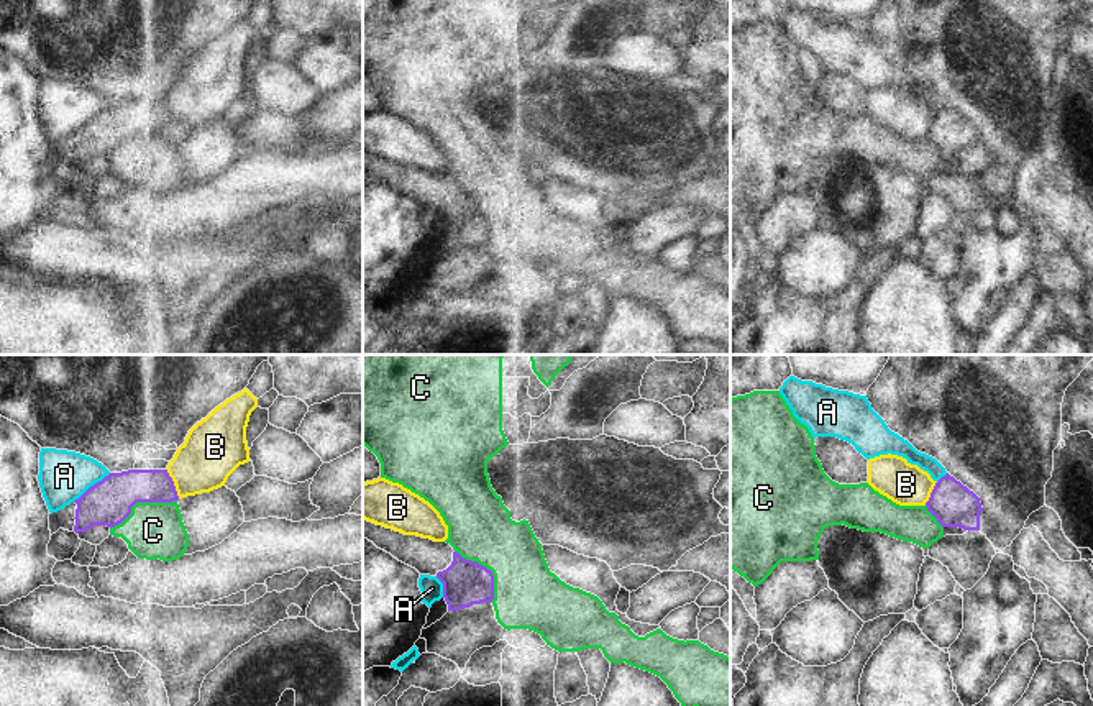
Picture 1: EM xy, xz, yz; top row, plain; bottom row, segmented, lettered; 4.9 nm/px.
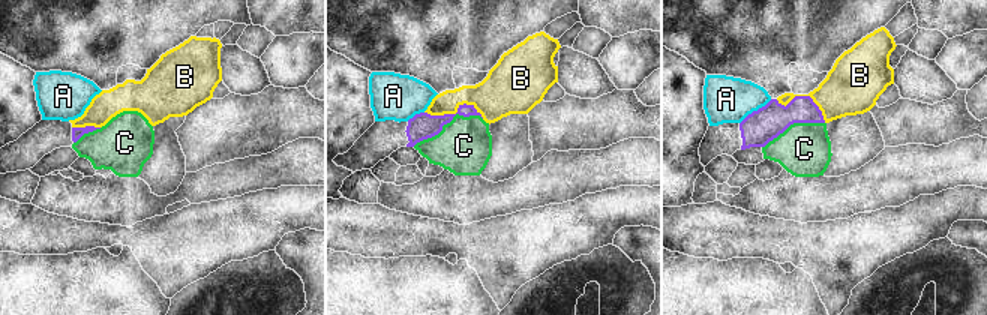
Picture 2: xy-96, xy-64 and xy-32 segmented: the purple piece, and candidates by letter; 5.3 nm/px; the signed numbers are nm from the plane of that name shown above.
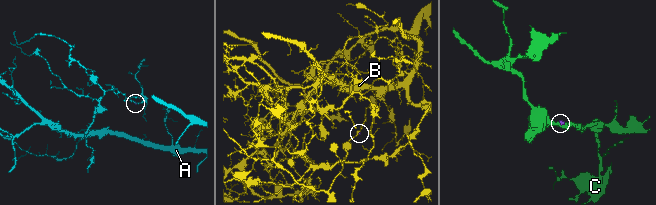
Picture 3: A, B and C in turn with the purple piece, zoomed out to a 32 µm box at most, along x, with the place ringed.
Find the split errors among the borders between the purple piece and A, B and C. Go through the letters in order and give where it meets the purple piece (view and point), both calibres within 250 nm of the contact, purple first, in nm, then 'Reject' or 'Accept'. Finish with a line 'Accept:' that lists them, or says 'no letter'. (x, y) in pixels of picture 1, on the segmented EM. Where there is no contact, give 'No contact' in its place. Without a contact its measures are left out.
A: Touches purple at xy (91, 486). Thickness 220 nm (purple) against 240 nm. Reject
B: Touches purple at xy (173, 483). Thickness 180 nm (purple) against 280 nm. Reject
C: Touches purple at xy (141, 501). Thickness 220 nm (purple) against 280 nm. Reject
Accept: no letter

